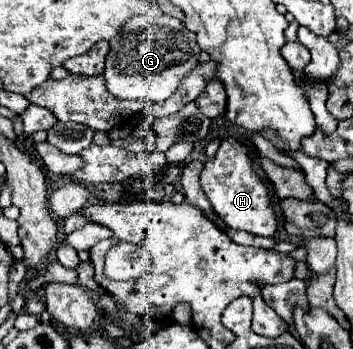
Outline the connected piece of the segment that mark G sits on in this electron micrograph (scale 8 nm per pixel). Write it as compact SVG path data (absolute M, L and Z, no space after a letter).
M135 16L131 18L121 30L119 36L109 40L111 50L107 54L107 62L105 62L105 82L107 88L113 96L119 98L127 98L127 100L135 100L135 98L143 98L149 102L165 102L167 98L173 96L173 92L177 90L177 86L181 84L183 76L187 76L197 64L199 64L199 44L197 44L197 36L195 32L191 32L185 24L181 24L181 20L171 18L171 16L159 16L159 18L149 18L149 16Z

